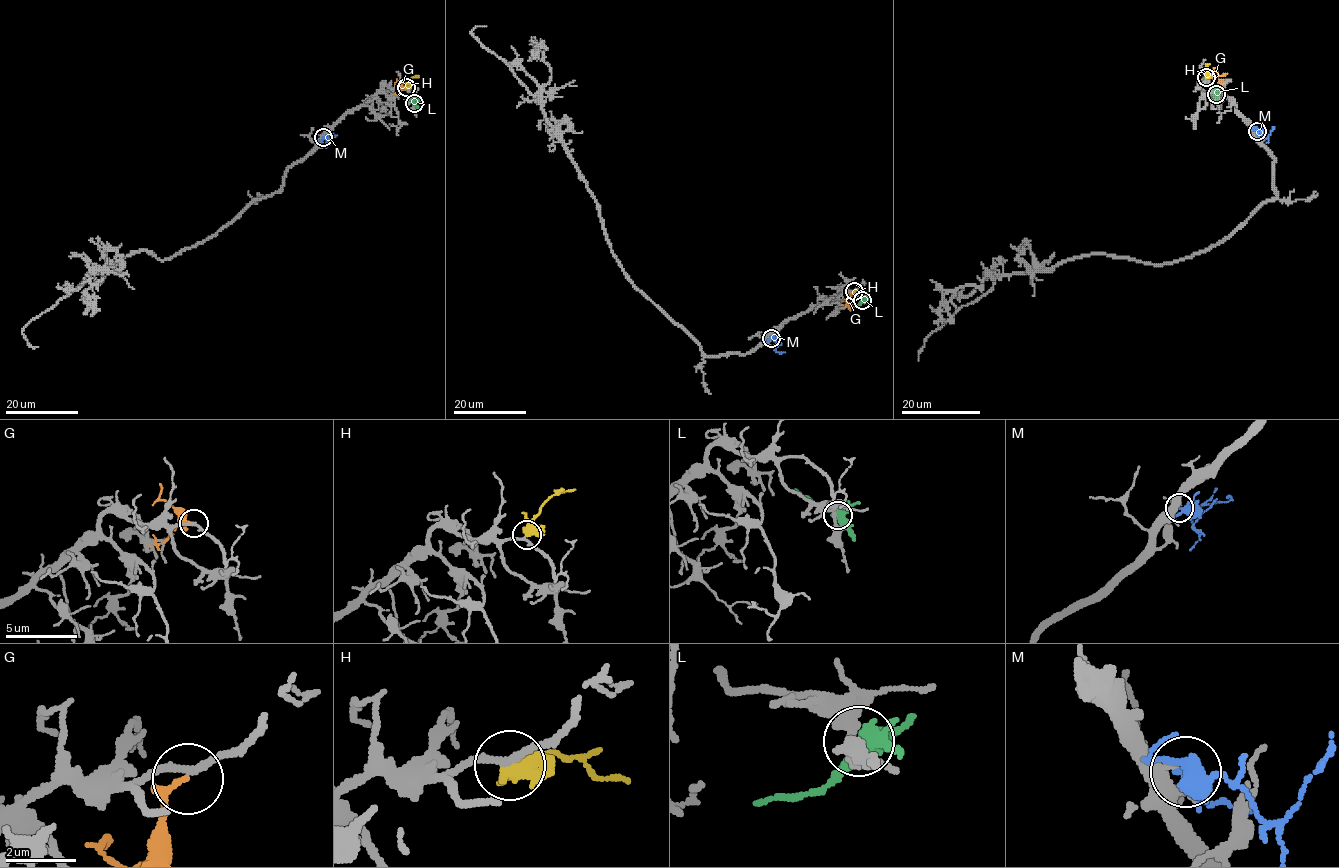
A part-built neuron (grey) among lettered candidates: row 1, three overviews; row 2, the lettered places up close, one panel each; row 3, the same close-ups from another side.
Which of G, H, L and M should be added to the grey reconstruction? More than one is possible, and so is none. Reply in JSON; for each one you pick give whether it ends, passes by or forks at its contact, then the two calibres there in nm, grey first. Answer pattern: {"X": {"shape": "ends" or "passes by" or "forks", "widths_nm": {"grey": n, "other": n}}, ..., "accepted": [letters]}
{"H": {"shape": "forks", "widths_nm": {"grey": 200, "other": 360}}, "accepted": ["H"]}

